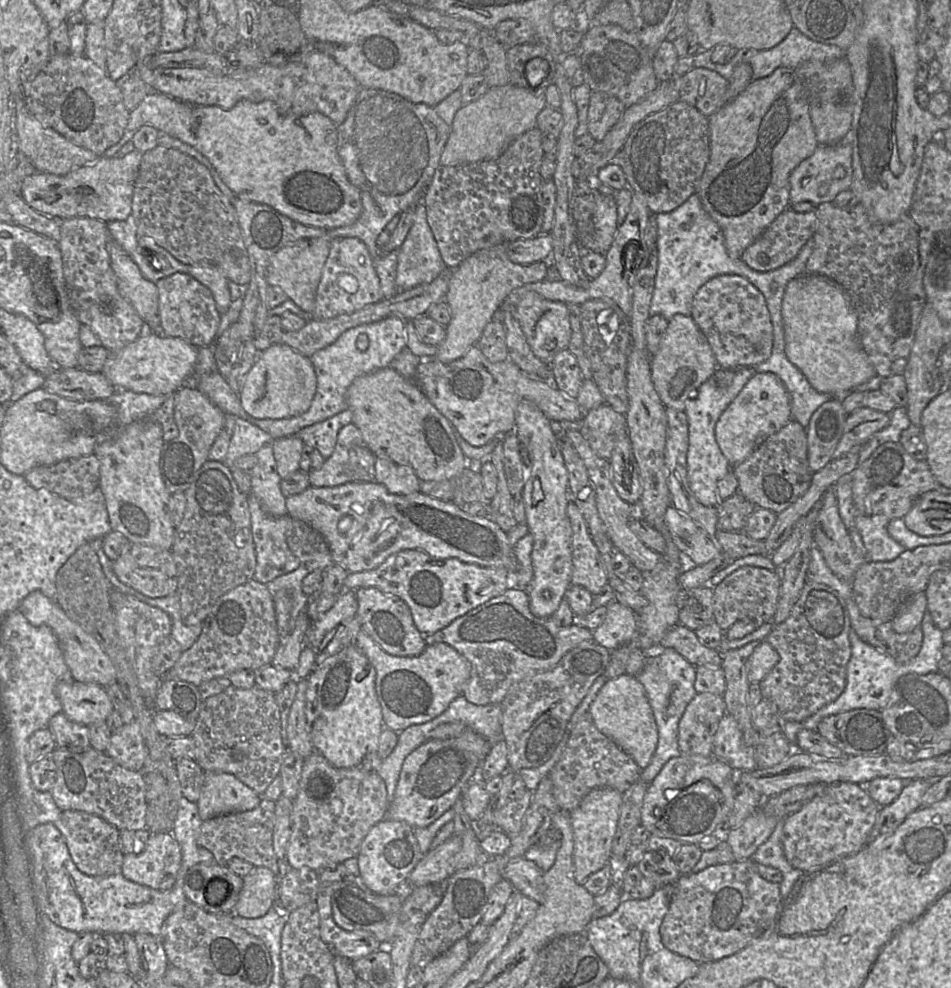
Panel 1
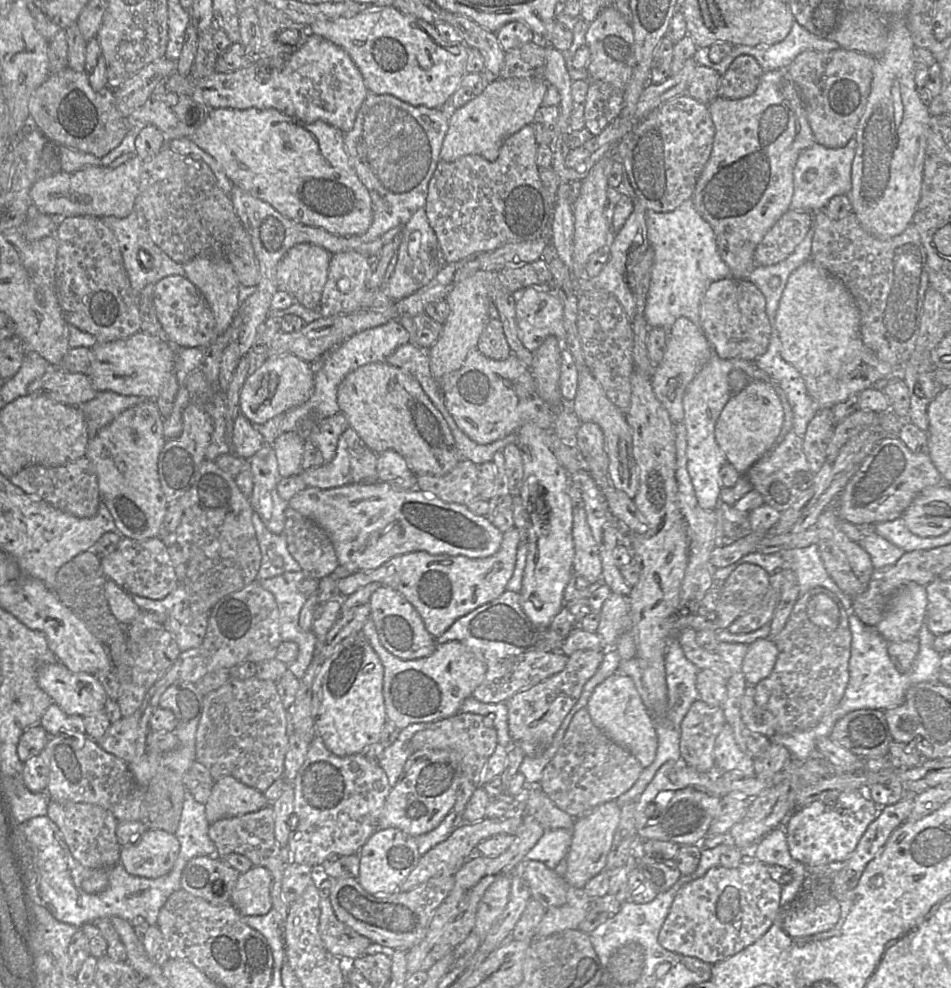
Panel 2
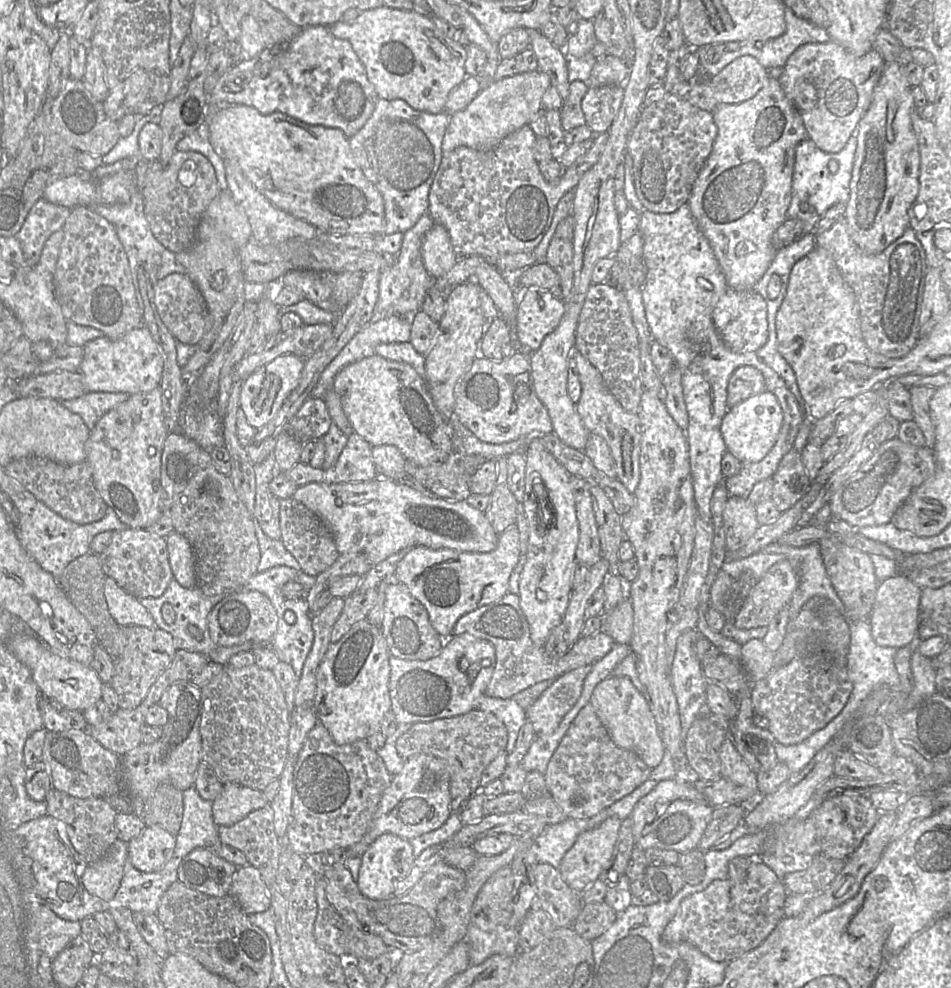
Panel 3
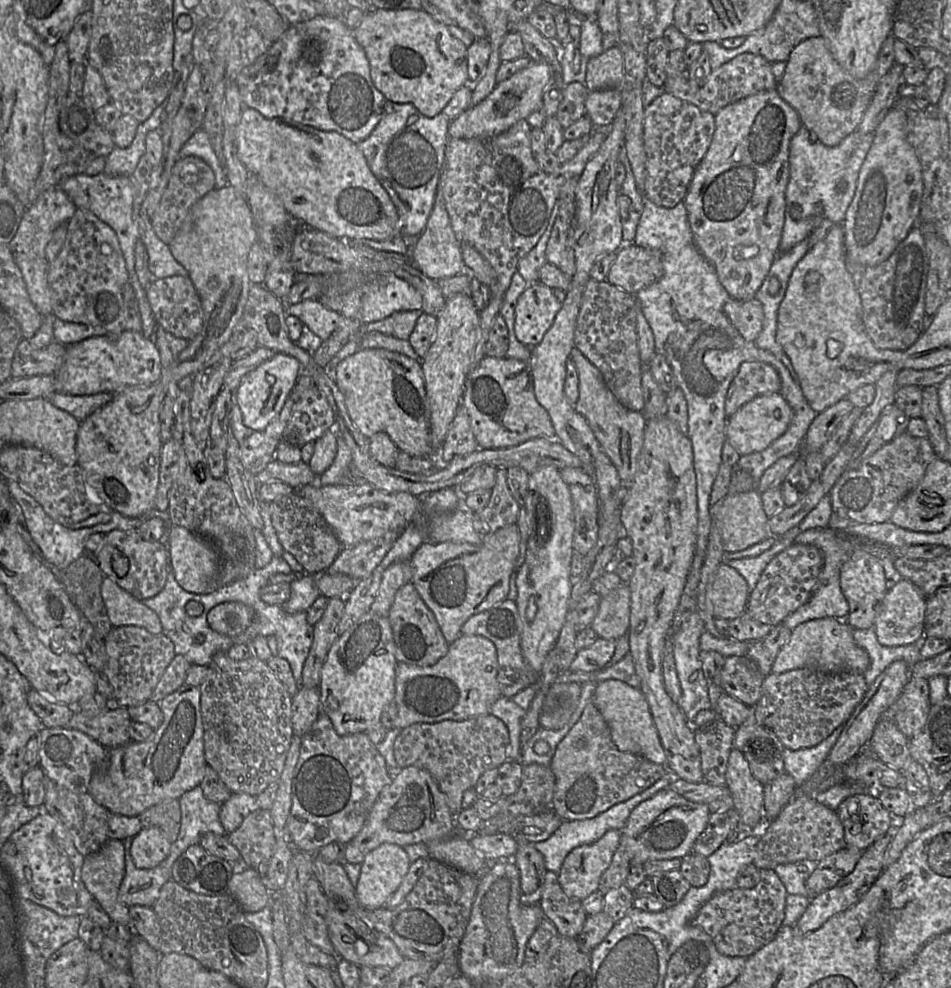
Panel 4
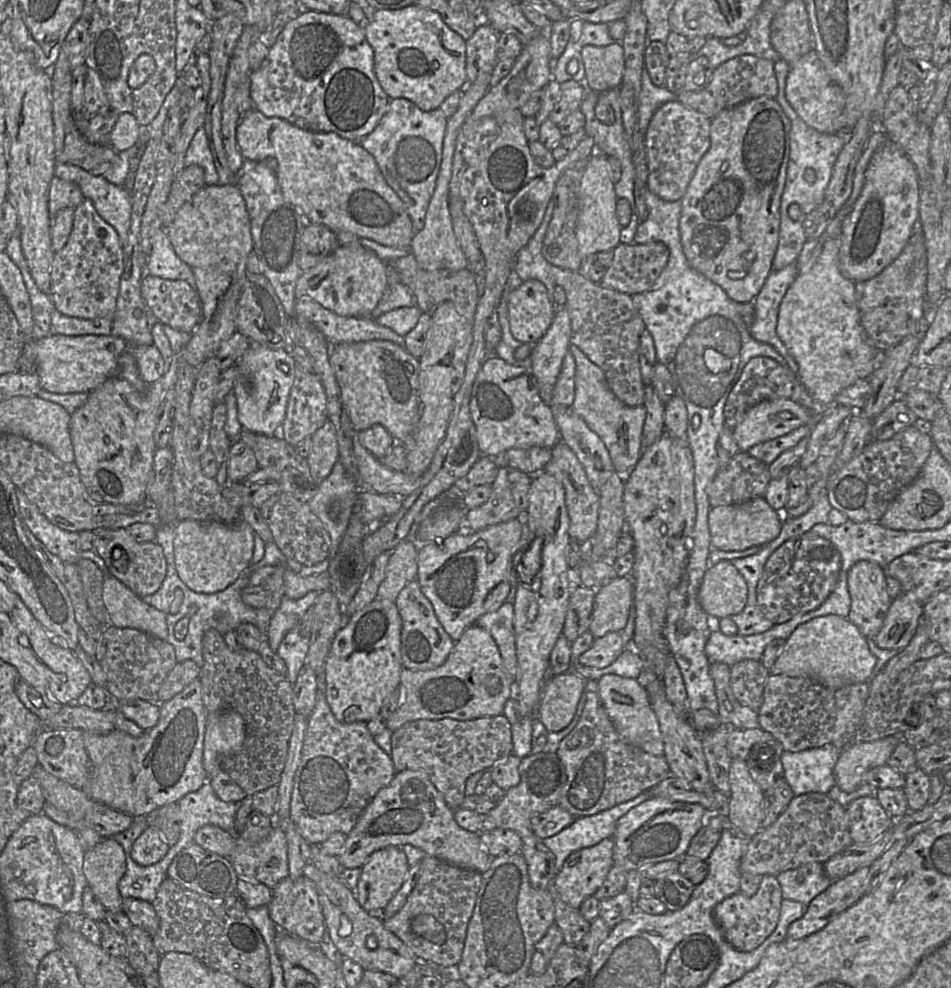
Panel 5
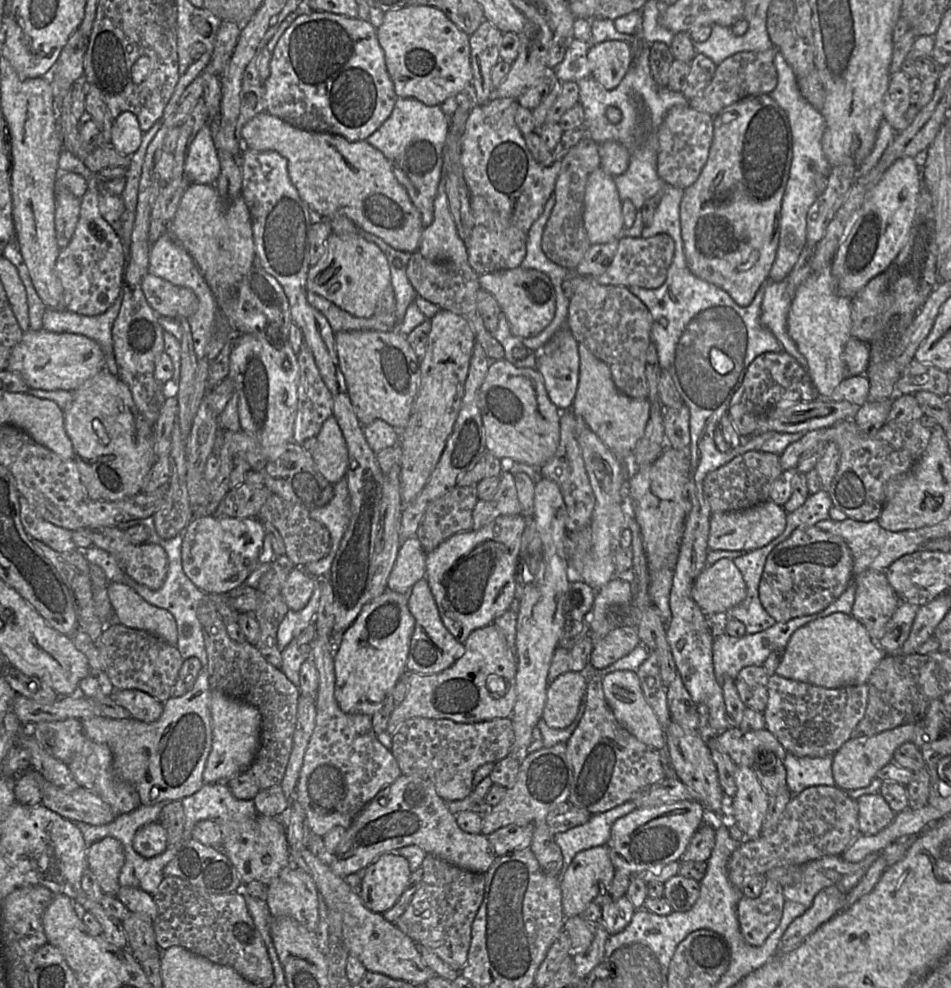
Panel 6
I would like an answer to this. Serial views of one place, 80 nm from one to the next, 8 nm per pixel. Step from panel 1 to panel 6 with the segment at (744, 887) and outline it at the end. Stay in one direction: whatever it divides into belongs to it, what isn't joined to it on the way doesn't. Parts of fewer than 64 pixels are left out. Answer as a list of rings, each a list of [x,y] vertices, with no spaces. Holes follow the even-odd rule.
[[[766,879],[760,895],[755,899],[743,897],[736,907],[740,932],[751,946],[760,946],[778,926],[784,905],[783,887],[776,881]]]

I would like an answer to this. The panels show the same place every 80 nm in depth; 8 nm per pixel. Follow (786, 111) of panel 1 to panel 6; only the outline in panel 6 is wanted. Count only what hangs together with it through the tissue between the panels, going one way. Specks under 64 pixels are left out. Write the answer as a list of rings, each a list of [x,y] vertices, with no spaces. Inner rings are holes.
[[[769,95],[748,96],[721,110],[713,118],[713,139],[707,161],[697,180],[684,190],[680,204],[680,227],[686,264],[691,273],[699,279],[712,283],[725,290],[740,306],[748,306],[754,299],[760,286],[768,280],[779,245],[781,205],[788,182],[792,163],[792,131],[786,112]]]

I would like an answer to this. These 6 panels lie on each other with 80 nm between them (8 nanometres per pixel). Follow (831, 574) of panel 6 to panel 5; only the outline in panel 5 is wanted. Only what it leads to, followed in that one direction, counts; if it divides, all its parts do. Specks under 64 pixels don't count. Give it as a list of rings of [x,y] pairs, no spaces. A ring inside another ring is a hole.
[[[811,531],[791,538],[768,558],[757,584],[757,606],[774,625],[815,610],[834,590],[840,569],[840,553],[829,540]]]

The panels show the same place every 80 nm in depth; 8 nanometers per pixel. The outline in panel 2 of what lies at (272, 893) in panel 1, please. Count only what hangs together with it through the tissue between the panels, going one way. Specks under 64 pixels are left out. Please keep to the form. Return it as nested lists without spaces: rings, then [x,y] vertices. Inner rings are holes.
[[[252,866],[240,873],[231,902],[242,916],[265,915],[272,908],[271,874],[262,866]]]

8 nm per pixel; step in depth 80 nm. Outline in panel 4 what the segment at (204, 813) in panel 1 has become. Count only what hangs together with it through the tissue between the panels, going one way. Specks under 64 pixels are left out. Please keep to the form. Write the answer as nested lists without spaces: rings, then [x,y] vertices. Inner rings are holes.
[[[232,793],[221,804],[219,815],[226,834],[236,830],[250,813],[259,808],[257,796],[247,793]]]

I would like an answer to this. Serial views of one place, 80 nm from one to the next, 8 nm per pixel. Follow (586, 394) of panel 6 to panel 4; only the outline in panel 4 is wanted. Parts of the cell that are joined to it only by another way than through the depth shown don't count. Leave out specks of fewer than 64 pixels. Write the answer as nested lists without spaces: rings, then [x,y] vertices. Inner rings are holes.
[[[576,347],[571,351],[571,358],[579,377],[579,398],[575,410],[587,420],[602,450],[616,467],[622,482],[630,484],[638,469],[647,418],[644,412],[625,408],[608,388],[600,370]]]

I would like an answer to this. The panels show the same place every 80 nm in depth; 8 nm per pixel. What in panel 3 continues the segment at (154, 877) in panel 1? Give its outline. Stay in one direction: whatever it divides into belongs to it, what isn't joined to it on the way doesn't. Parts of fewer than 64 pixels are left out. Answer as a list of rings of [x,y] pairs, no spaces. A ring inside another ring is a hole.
[[[147,826],[128,843],[133,866],[146,873],[160,870],[173,856],[176,836],[159,826]]]

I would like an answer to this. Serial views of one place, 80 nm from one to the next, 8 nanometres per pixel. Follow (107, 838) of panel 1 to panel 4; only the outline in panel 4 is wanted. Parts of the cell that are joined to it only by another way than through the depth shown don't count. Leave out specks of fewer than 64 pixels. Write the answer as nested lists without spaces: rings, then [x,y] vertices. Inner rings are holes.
[[[47,778],[45,783],[44,810],[65,824],[73,837],[76,849],[85,857],[98,851],[109,839],[110,812],[96,803],[88,793],[74,793]]]

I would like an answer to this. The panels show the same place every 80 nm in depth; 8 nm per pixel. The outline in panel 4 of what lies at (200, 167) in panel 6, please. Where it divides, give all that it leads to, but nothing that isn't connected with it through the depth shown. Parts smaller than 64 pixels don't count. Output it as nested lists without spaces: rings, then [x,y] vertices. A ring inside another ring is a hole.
[[[203,128],[196,131],[183,145],[180,157],[188,156],[199,157],[211,167],[215,175],[216,188],[223,188],[228,185],[225,168],[217,158],[211,141]]]

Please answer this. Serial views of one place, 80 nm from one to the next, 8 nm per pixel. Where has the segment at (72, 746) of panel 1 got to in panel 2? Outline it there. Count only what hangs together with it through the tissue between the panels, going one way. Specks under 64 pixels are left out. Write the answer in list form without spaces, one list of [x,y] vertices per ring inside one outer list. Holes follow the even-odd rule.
[[[56,703],[51,704],[43,715],[40,725],[51,736],[69,736],[76,739],[87,737],[84,717],[66,714]]]

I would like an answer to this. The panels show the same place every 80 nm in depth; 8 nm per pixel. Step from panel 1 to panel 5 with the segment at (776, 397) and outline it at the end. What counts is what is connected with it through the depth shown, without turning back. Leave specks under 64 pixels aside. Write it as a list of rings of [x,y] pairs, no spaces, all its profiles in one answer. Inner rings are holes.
[[[791,399],[764,400],[745,413],[732,433],[739,450],[748,452],[751,447],[786,435],[800,426],[814,425],[822,416]]]

